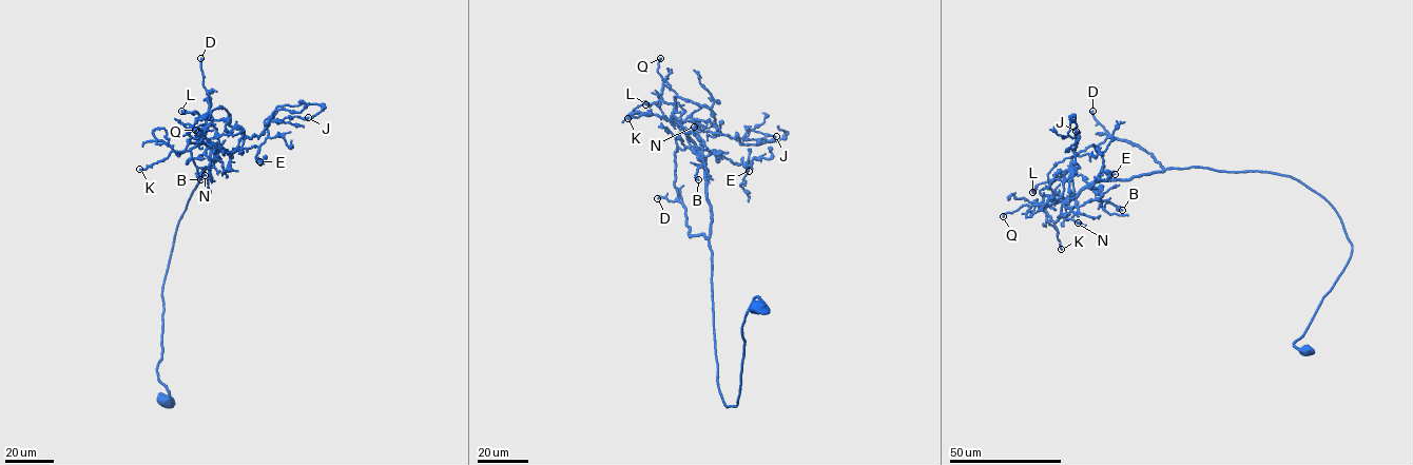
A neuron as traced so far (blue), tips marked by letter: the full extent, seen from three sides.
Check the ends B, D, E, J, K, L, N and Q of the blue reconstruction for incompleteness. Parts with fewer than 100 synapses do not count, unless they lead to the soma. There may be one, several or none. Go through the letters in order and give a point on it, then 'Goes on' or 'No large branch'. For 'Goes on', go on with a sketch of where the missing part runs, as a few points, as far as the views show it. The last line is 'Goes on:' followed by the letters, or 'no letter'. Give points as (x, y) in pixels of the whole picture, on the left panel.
B: Place: (200, 179). No large branch
D: Place: (200, 58). Goes on
E: Place: (259, 161). No large branch
J: Place: (308, 117). No large branch
K: Place: (139, 169). No large branch
L: Place: (181, 111). No large branch
N: Place: (205, 175). No large branch
Q: Place: (195, 130). No large branch
Goes on: D

